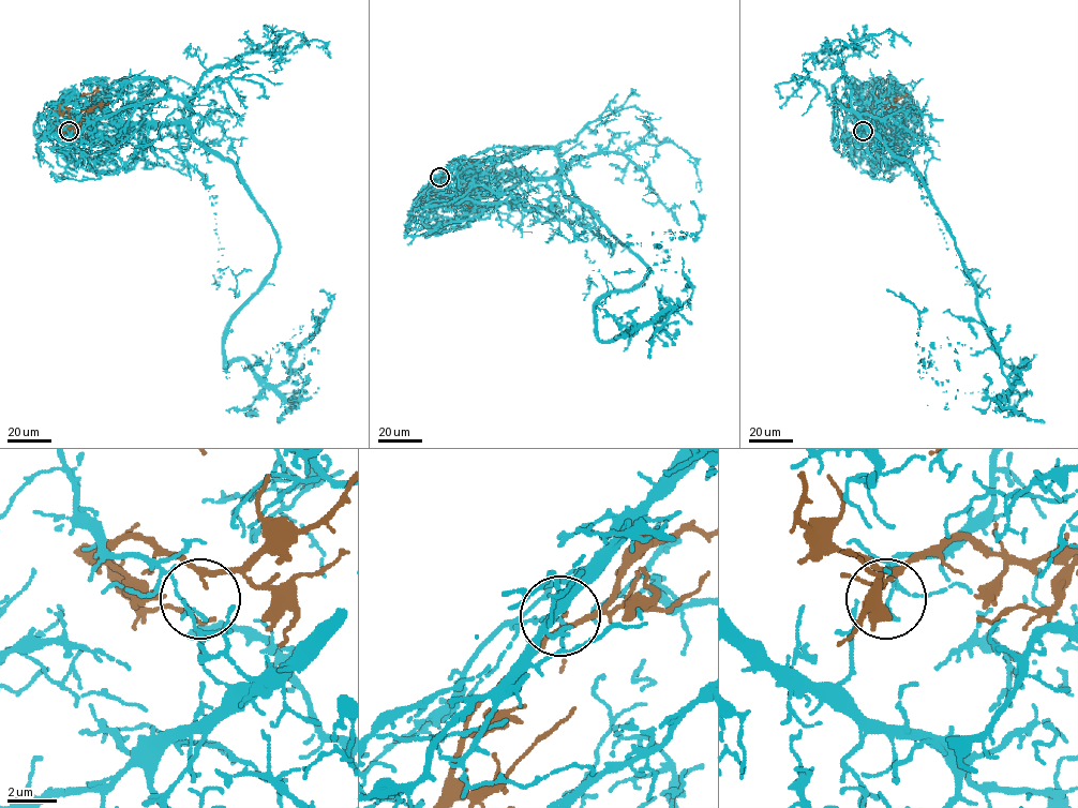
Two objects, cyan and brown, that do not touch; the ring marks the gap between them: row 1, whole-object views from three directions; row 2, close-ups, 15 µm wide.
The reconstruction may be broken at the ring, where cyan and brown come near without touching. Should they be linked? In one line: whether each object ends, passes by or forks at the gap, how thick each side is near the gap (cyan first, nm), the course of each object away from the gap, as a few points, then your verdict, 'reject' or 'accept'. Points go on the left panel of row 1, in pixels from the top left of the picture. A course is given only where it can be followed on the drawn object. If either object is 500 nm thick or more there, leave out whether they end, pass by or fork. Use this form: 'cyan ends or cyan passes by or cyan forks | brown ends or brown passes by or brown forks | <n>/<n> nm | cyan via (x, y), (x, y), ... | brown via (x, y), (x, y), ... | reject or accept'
cyan passes by | brown passes by | 130/80 nm | cyan via (68, 131), (69, 102), (184, 123), (234, 166), (278, 253), (225, 368), (317, 392), (288, 378), (319, 290) | brown via (69, 130), (54, 125), (61, 104), (80, 98), (85, 110), (118, 101) | reject

